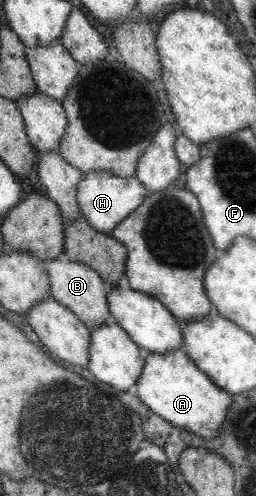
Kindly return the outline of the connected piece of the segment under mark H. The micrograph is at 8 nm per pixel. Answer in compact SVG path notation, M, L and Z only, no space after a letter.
M89 171L82 175L82 182L78 184L78 208L91 228L99 233L110 235L123 219L142 206L147 193L142 181L134 176L123 178L107 171Z

